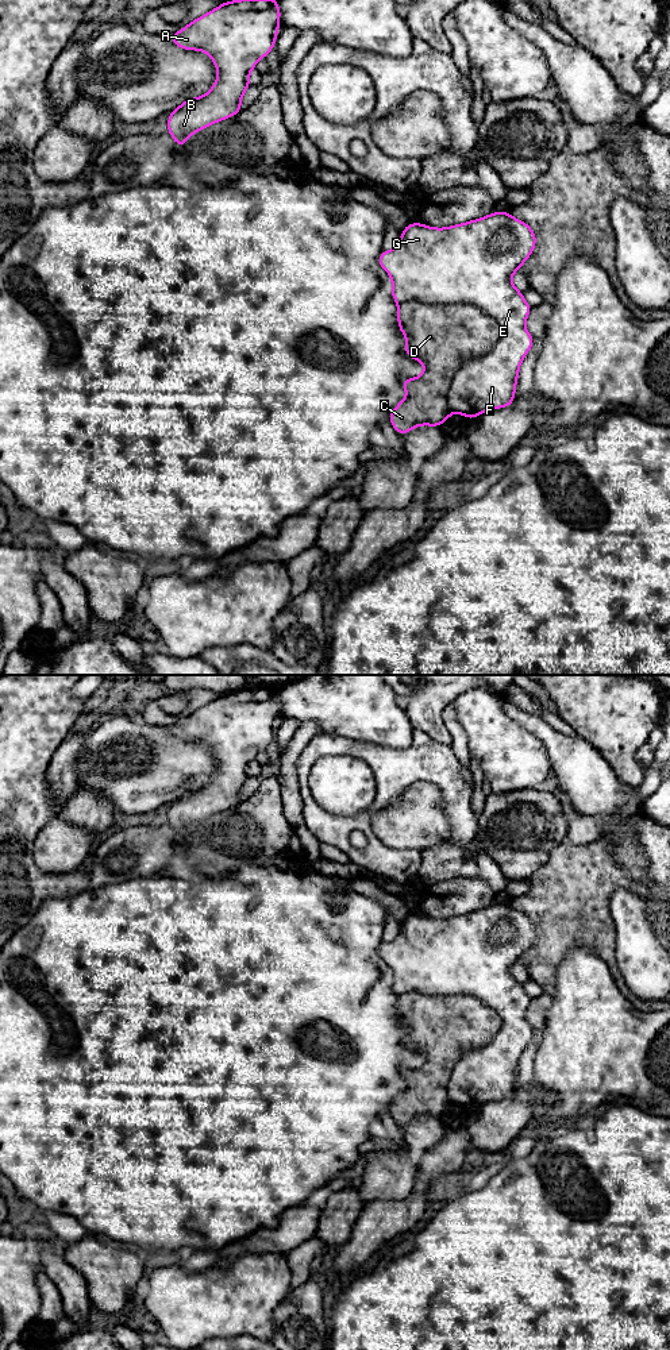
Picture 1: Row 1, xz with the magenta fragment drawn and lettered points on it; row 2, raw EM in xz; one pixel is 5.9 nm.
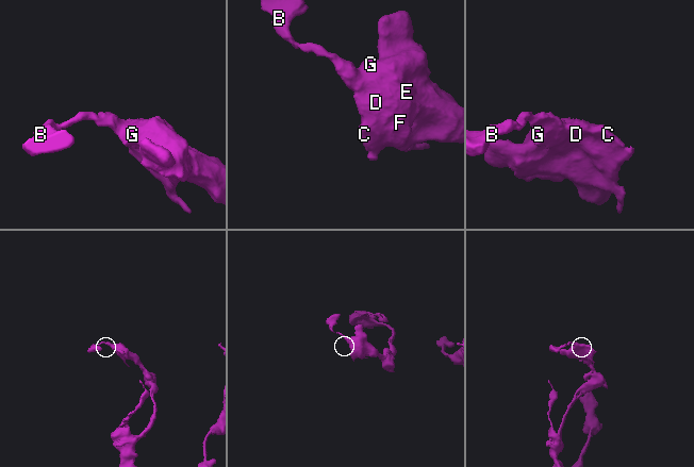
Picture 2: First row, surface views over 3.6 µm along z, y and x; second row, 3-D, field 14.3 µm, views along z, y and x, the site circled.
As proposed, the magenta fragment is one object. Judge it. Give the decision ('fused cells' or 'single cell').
fused cells

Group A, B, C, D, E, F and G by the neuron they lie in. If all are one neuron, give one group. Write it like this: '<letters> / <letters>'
A B E F G / C D

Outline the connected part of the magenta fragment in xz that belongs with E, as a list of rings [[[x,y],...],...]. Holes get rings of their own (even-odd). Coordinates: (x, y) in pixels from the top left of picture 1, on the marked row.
[[[505,211],[446,228],[411,223],[401,232],[397,246],[378,256],[380,266],[392,277],[392,297],[397,304],[409,300],[419,300],[427,305],[466,302],[478,306],[498,323],[501,336],[494,347],[482,356],[463,362],[448,389],[451,412],[469,420],[489,409],[508,408],[513,402],[520,364],[535,339],[525,328],[532,308],[512,285],[512,274],[531,256],[535,243],[536,234],[531,227]],[[498,231],[512,232],[516,244],[493,255],[489,246]]]

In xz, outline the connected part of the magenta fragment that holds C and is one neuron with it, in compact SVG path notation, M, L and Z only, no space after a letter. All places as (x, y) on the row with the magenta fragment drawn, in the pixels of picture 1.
M409 300L397 306L398 329L405 335L405 355L424 364L424 373L403 379L407 397L389 421L405 435L419 425L440 427L448 420L448 389L459 366L488 354L501 336L496 320L478 306L455 302L427 305Z

